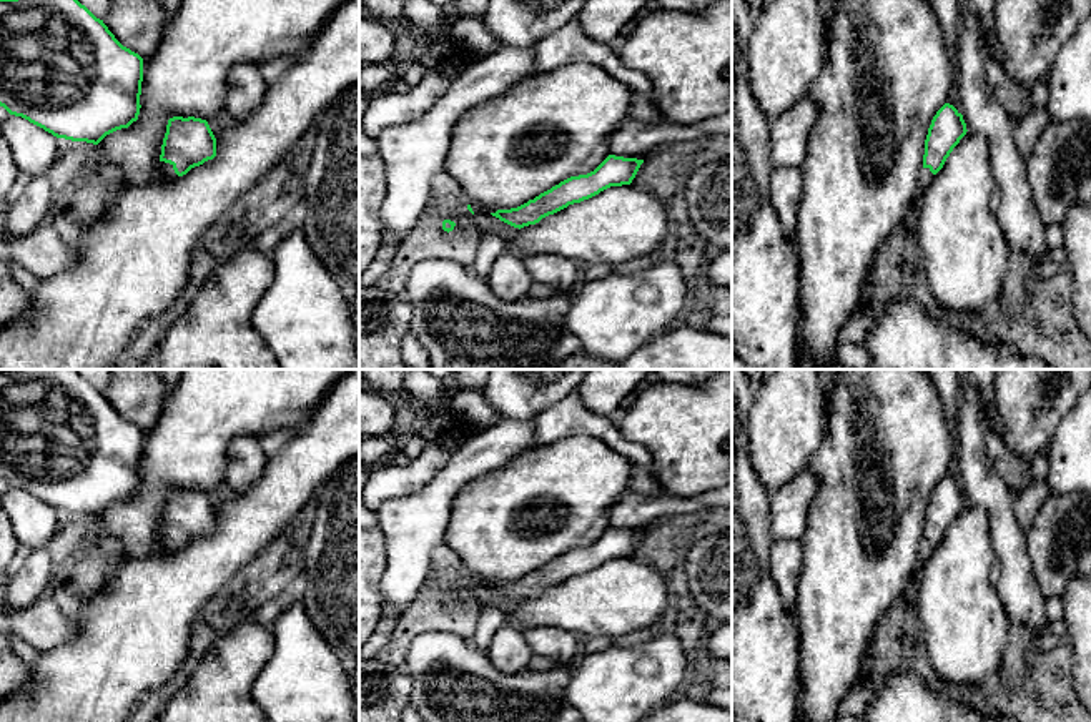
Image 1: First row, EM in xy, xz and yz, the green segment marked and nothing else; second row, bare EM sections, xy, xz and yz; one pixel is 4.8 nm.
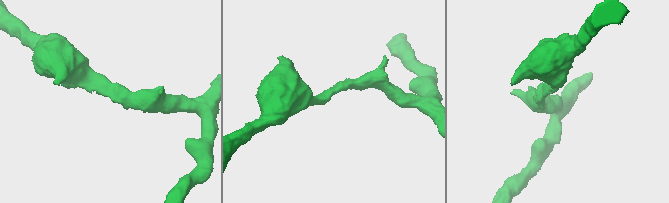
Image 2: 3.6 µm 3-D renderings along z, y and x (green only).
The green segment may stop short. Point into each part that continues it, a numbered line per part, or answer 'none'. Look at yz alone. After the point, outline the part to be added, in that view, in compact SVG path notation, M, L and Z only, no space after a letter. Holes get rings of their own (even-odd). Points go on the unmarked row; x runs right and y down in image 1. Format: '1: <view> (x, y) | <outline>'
1: yz (925, 549) | M923 541L920 544L918 559L916 559L916 564L915 564L915 574L921 572L925 562L930 559L933 551L935 551L935 547L930 544L930 541Z

